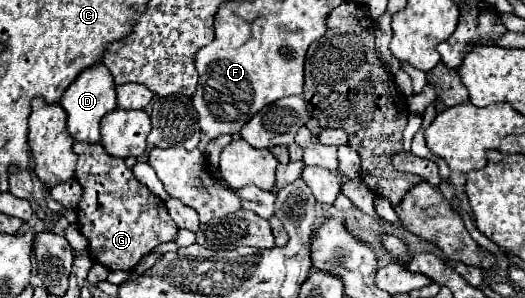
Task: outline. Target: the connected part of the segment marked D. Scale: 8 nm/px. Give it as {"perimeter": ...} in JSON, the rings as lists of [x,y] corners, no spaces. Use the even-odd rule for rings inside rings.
{"perimeter":[[[98,64],[98,68],[88,68],[86,72],[82,72],[82,76],[78,76],[78,80],[74,80],[74,84],[70,84],[70,88],[64,92],[60,106],[66,110],[68,114],[68,122],[66,122],[66,130],[68,134],[76,140],[76,142],[88,142],[88,144],[100,144],[102,136],[100,136],[100,120],[112,112],[116,106],[116,92],[114,92],[114,82],[110,72],[106,72],[106,66]]]}

